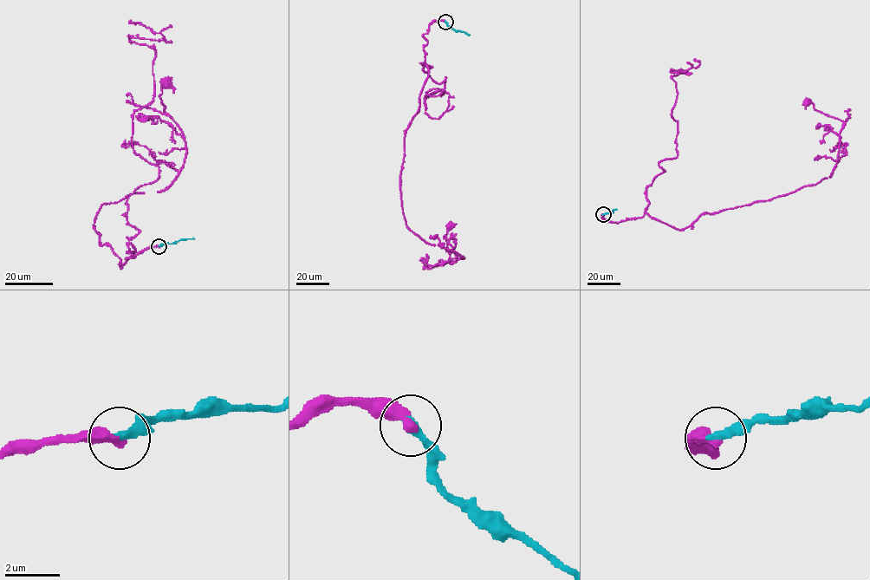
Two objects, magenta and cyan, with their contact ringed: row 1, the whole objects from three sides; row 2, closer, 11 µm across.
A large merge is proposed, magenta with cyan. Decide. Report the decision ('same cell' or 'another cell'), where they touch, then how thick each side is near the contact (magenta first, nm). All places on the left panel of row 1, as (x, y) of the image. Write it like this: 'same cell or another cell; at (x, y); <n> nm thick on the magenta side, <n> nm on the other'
same cell; at (159, 246); 400 nm thick on the magenta side, 360 nm on the other

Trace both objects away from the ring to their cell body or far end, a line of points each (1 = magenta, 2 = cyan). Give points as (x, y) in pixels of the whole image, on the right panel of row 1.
1: (603, 215), (619, 223), (646, 212), (684, 230), (702, 214), (768, 200), (830, 177), (844, 122), (808, 102)
2: (603, 215), (616, 210)

